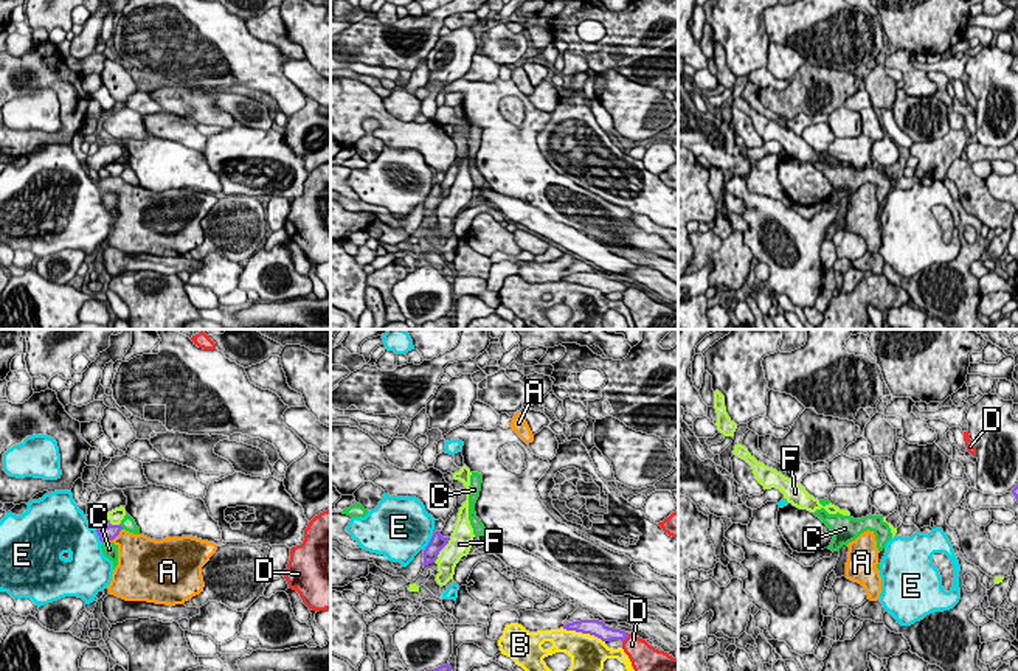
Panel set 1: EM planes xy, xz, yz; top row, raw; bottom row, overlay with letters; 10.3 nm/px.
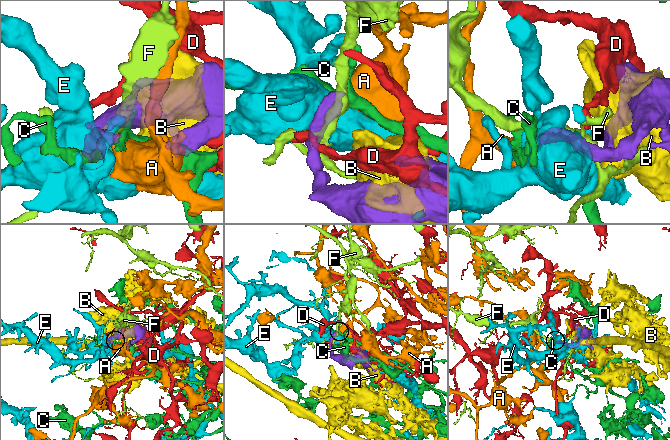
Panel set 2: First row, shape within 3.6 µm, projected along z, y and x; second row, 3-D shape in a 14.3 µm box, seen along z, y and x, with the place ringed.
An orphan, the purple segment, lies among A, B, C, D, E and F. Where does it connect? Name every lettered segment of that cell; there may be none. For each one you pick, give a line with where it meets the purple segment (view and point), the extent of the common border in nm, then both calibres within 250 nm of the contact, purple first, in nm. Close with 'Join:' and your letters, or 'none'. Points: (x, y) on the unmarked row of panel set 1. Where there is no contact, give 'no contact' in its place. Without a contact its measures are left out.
A: meets purple in xy at (117, 187); contact 190 nm long; 160 nm thick on the purple side, 360 nm on the other
Join: A

